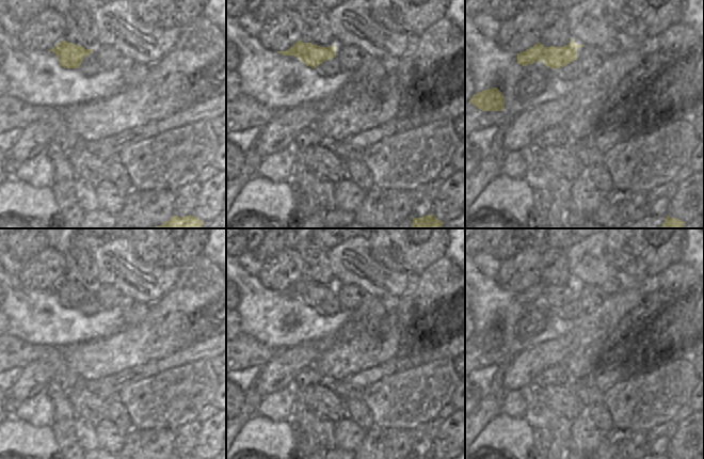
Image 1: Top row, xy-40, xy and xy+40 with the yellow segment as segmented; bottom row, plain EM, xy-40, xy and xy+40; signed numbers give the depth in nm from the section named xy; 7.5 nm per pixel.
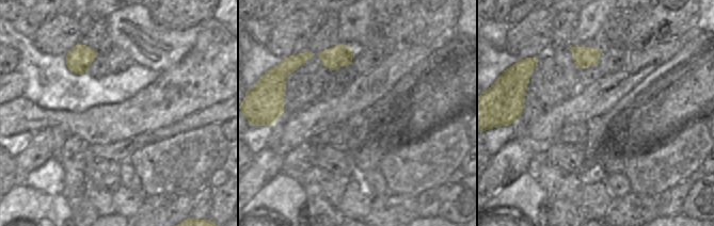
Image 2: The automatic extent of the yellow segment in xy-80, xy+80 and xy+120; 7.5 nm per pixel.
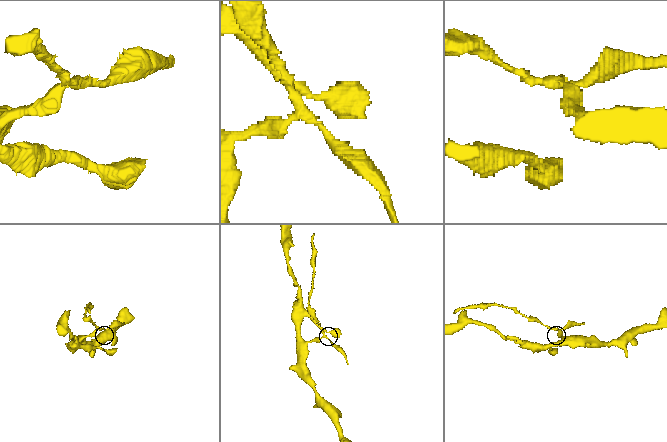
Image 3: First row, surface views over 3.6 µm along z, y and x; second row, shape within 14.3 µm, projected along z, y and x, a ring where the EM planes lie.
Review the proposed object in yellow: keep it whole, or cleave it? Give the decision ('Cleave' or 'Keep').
Cleave

